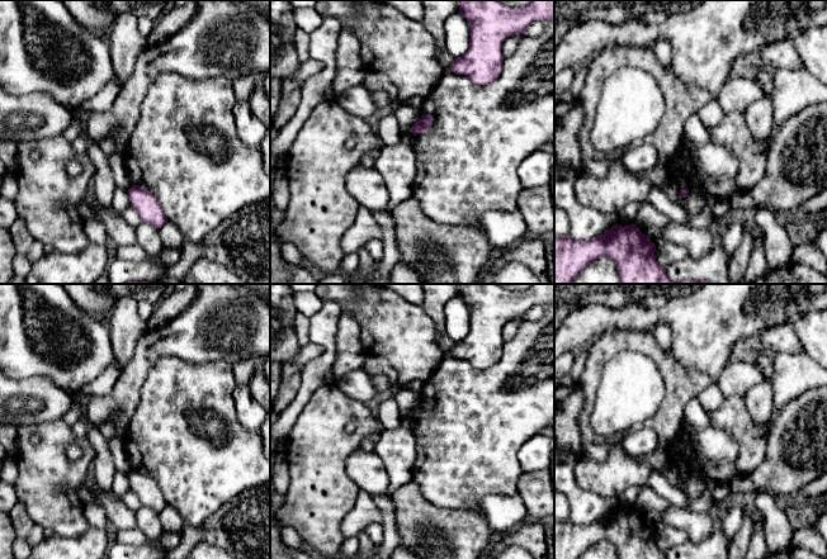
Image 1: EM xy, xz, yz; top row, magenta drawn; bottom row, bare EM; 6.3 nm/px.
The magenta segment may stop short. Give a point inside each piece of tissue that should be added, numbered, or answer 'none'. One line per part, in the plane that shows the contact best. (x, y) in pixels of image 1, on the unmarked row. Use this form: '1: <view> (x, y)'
none

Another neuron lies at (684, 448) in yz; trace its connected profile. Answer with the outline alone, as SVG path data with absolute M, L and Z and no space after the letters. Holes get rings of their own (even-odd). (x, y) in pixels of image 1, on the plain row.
M684 428L671 441L665 444L667 453L675 456L680 463L684 463L687 472L695 472L703 474L703 458L698 453L695 436Z

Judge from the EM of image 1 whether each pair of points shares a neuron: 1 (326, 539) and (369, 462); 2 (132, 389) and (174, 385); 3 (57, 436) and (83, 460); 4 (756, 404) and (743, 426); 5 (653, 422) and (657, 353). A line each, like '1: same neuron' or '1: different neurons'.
1: different neurons
2: different neurons
3: same neuron
4: different neurons
5: same neuron

